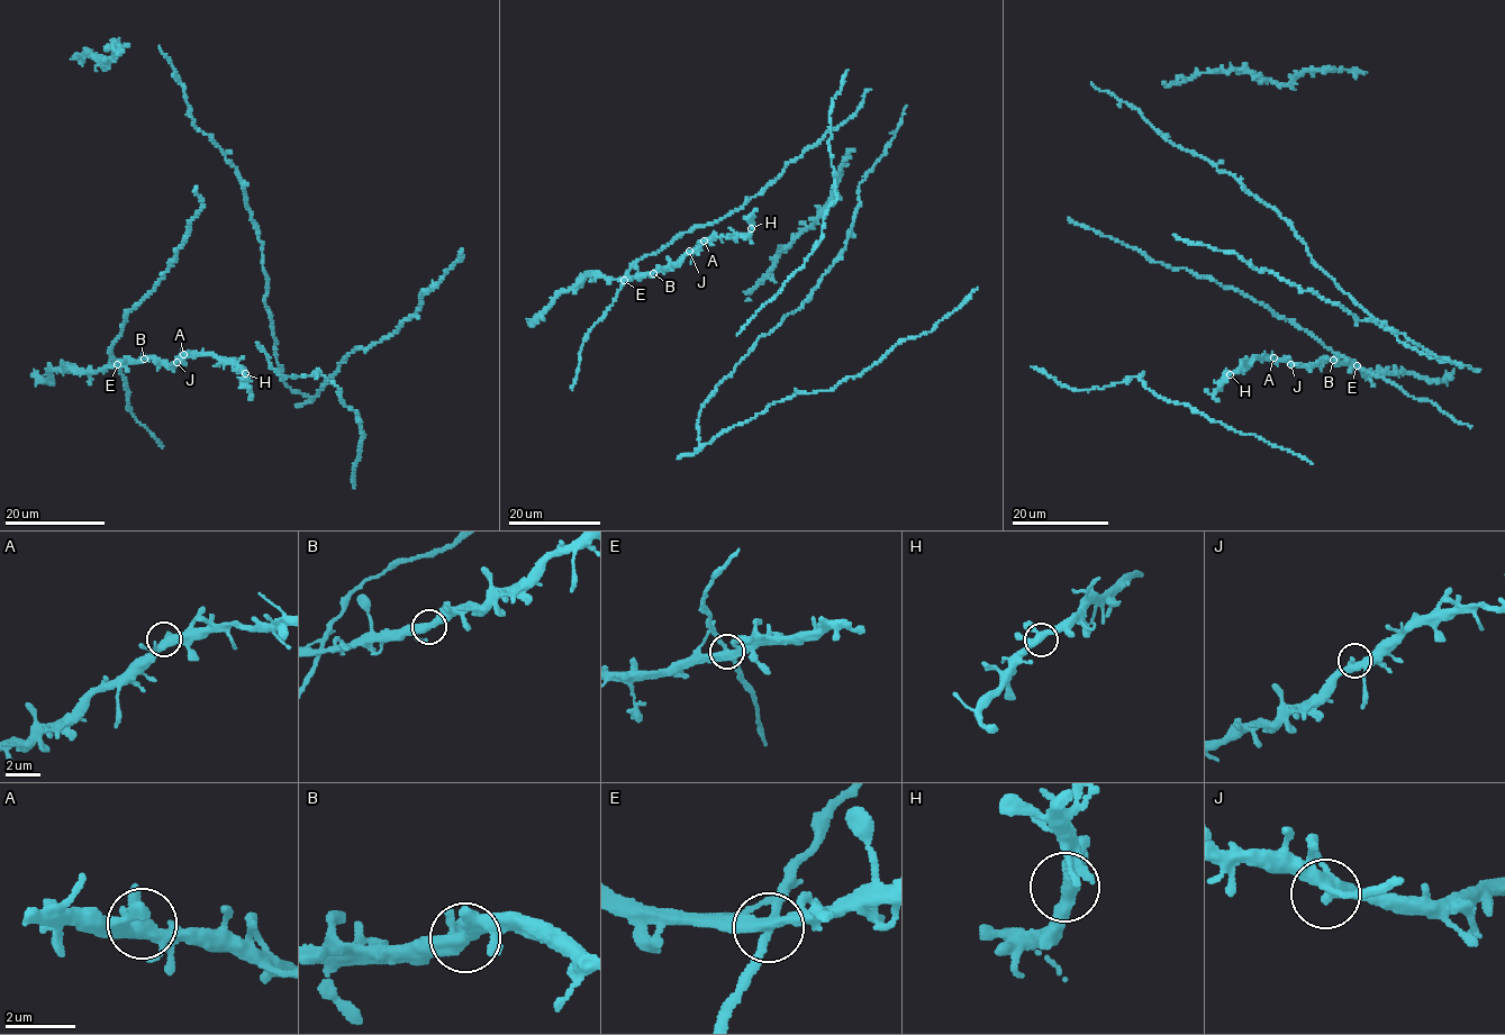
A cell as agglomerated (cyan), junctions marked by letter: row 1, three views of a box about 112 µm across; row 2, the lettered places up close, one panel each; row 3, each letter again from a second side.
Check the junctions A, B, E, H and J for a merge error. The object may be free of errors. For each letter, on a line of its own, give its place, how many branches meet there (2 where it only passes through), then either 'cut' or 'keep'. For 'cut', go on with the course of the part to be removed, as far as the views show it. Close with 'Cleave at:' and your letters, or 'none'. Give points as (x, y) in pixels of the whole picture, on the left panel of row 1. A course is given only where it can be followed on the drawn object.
A: place (183, 354); branches 4; keep
B: place (144, 359); branches 4; keep
E: place (117, 364); branches 4; keep
H: place (245, 373); branches 4; keep
J: place (177, 362); branches 4; keep
Cleave at: none

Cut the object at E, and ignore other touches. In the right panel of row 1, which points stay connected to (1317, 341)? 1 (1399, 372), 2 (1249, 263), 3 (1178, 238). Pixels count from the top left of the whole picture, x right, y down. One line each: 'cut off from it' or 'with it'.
1: cut off from it
2: cut off from it
3: cut off from it

